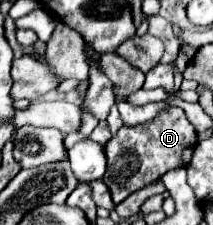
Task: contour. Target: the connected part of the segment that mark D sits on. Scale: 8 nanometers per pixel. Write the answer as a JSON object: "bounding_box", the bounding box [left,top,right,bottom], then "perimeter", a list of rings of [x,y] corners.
{"bounding_box":[103,106,195,204],"perimeter":[[[177,106],[163,108],[163,112],[159,112],[159,116],[155,116],[155,120],[149,124],[137,124],[135,128],[121,126],[119,132],[105,144],[107,172],[103,176],[103,182],[109,186],[113,202],[119,204],[129,194],[157,182],[165,172],[177,166],[185,166],[191,160],[195,142],[195,128],[187,120],[183,108]]]}

